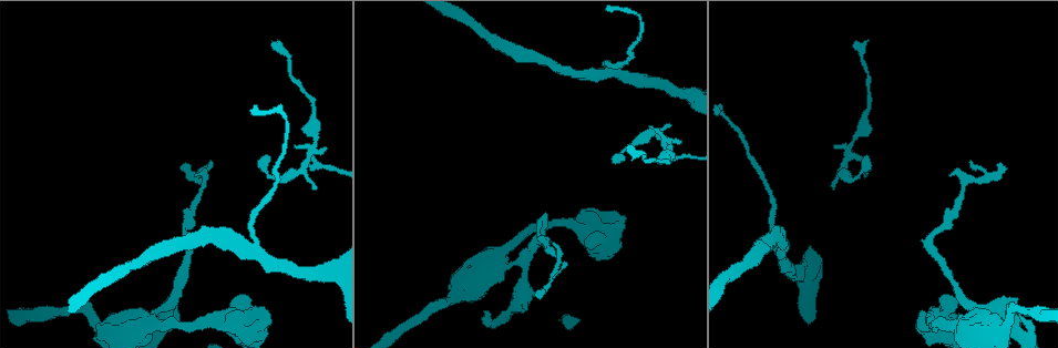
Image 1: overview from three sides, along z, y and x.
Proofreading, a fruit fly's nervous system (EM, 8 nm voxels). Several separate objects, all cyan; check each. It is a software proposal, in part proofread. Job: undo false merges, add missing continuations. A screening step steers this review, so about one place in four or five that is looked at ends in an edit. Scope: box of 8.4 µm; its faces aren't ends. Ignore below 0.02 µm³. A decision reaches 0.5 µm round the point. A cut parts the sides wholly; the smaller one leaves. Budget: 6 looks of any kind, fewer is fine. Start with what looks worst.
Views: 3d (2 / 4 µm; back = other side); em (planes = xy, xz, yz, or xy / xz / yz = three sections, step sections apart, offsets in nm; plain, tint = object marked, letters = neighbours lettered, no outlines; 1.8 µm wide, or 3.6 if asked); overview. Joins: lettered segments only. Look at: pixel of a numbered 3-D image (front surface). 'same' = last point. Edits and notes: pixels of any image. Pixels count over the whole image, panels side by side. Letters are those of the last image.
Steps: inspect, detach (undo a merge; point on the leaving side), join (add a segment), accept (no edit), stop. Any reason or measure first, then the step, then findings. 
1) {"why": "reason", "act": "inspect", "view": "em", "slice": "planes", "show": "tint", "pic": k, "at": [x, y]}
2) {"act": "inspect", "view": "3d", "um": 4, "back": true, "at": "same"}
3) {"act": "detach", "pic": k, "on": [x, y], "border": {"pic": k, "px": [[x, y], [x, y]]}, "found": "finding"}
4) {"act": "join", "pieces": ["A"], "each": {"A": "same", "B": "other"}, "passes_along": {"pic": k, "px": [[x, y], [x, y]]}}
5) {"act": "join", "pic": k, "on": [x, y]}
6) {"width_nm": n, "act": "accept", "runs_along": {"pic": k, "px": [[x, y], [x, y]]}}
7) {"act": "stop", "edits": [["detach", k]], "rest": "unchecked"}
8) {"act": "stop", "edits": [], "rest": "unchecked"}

{"why": "a fork", "act": "inspect", "view": "em", "um": 3.6, "slice": "xz", "step": 4, "show": "tint", "pic": 1, "at": [313, 152]}

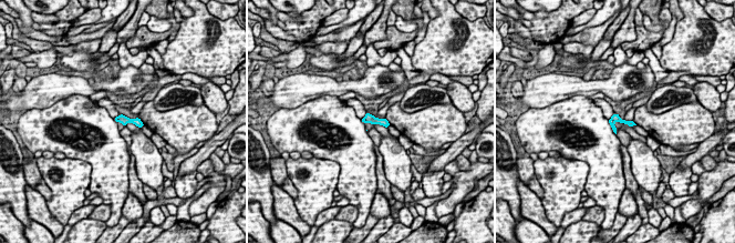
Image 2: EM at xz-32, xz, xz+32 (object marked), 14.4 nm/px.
{"act": "inspect", "view": "em", "um": 3.6, "slice": "planes", "show": "letters", "at": "same"}

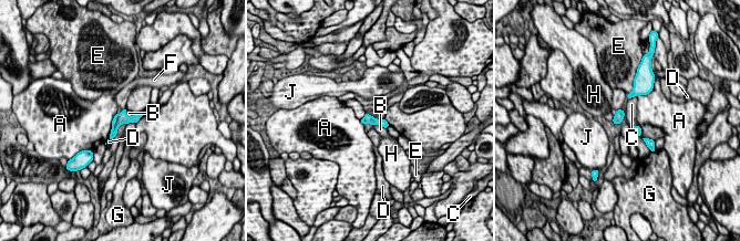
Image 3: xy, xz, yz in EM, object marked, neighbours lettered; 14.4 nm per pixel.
{"width_nm": 130, "act": "detach", "pic": 3, "on": [123, 118], "each": {"A": "other", "B": "other", "C": "other", "D": "other", "E": "other", "F": "other", "G": "other", "H": "other", "J": "other"}, "part_leaving": {"pic": 3, "px": [[136, 117], [123, 119], [113, 133]]}, "found": "two neurons meet here"}

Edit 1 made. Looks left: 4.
{"act": "inspect", "view": "3d", "um": 4, "pic": 1, "at": [998, 163]}

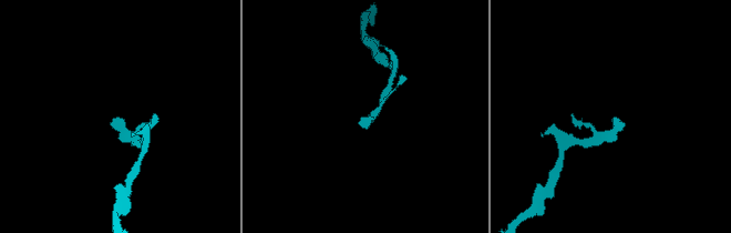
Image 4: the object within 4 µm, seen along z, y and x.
{"act": "inspect", "view": "em", "slice": "planes", "show": "letters", "pic": 4, "at": [118, 116]}

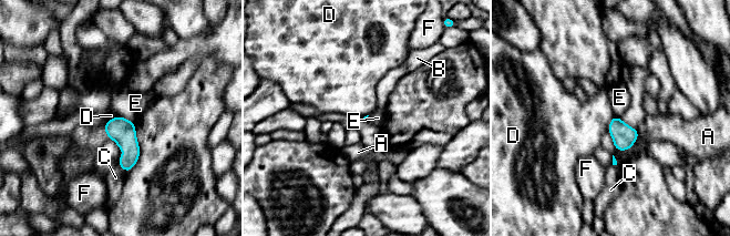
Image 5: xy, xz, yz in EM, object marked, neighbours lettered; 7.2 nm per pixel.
{"act": "accept", "each": {"A": "other", "B": "other", "C": "other", "D": "other", "E": "other", "F": "other"}, "border": {"pic": 5, "px": [[116, 115], [133, 122]]}, "found": "no lettered segment goes on from it"}

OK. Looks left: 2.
{"act": "stop", "edits": [["detach", 3]], "rest": "unchecked"}

